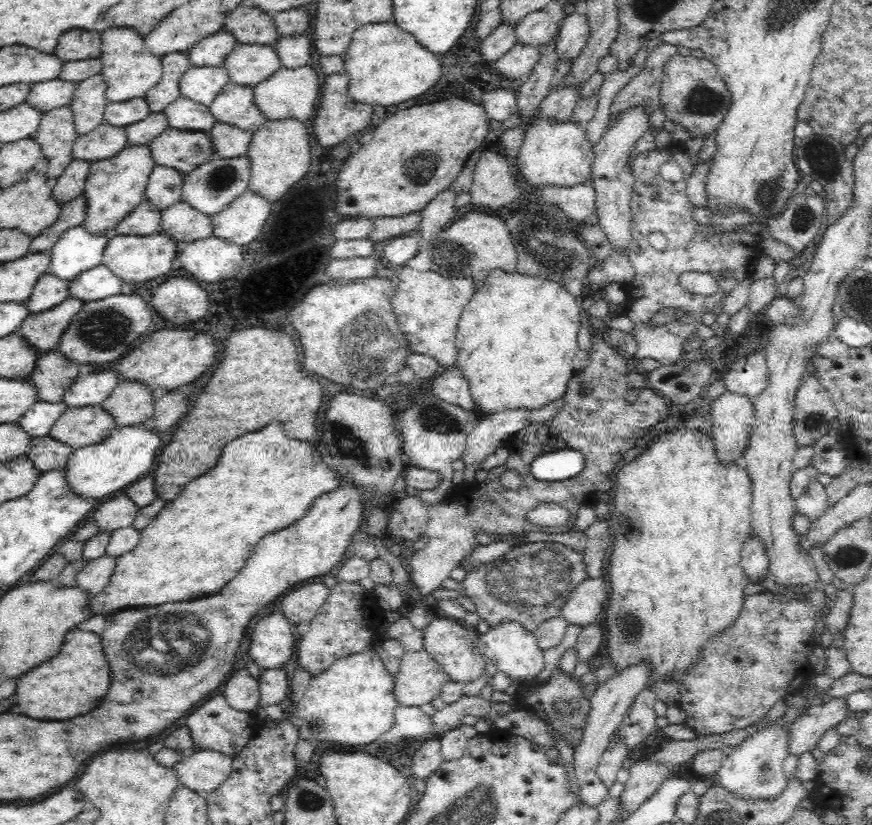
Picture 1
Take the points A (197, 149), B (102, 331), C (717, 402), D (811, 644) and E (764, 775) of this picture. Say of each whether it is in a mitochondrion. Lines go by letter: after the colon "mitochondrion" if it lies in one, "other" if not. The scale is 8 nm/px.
A: mitochondrion
B: mitochondrion
C: other
D: other
E: mitochondrion

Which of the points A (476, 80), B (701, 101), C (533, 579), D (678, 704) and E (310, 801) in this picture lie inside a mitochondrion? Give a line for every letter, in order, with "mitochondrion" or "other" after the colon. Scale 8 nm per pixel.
A: other
B: mitochondrion
C: mitochondrion
D: other
E: mitochondrion

